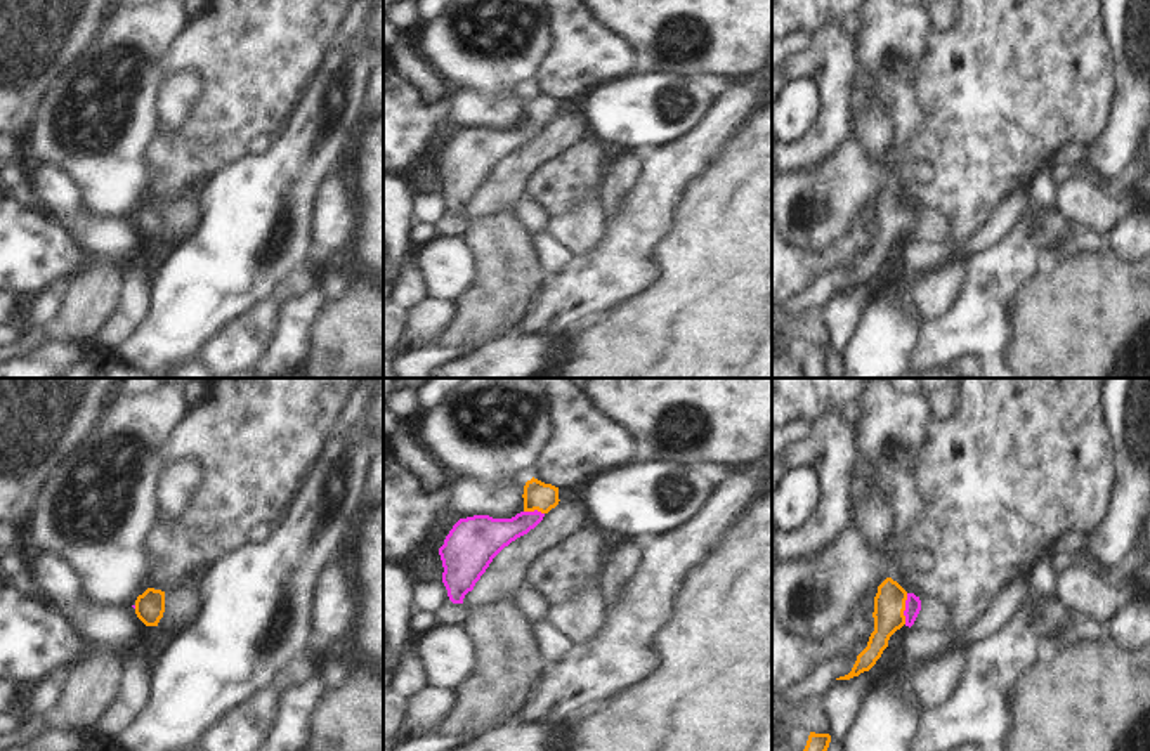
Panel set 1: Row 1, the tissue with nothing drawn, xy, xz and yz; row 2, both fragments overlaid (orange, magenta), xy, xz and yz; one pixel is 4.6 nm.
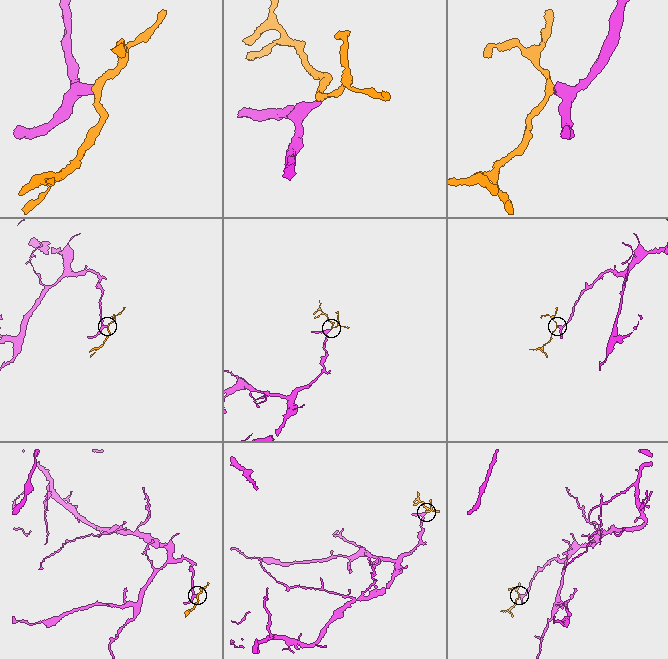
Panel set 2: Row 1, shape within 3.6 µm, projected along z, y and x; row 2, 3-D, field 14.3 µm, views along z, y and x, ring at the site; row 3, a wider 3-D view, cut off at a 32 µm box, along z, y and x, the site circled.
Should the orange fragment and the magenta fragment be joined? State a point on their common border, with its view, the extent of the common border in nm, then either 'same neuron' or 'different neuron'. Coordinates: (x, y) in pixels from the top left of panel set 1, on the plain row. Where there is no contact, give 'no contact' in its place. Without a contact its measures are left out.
meets orange in yz at (904, 221); contact 140 nm long; same neuron

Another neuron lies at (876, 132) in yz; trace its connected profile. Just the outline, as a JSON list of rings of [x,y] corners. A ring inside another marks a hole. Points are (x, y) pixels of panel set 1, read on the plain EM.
[[[872,116],[864,123],[862,134],[869,146],[883,147],[888,140],[890,128],[879,116]]]

